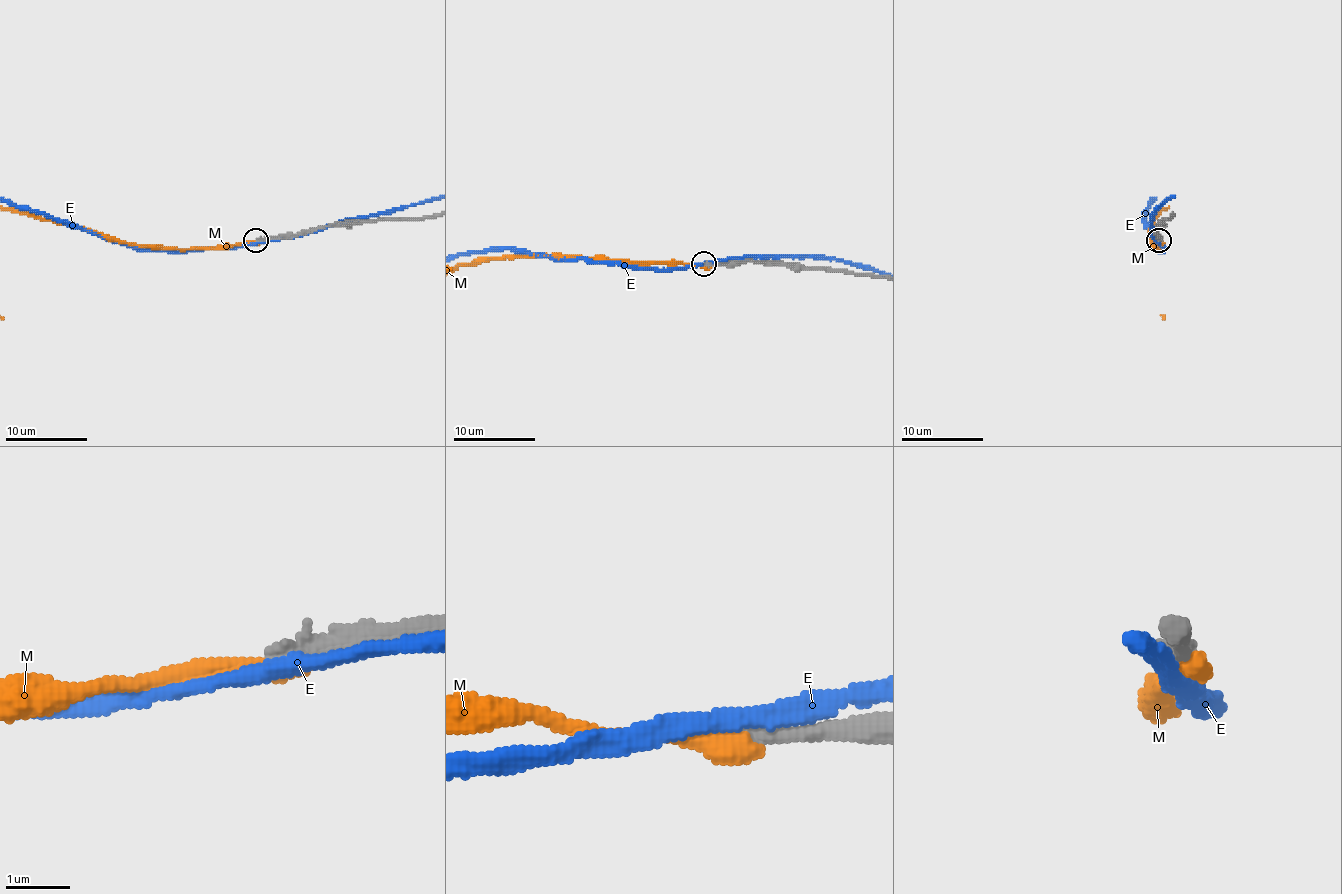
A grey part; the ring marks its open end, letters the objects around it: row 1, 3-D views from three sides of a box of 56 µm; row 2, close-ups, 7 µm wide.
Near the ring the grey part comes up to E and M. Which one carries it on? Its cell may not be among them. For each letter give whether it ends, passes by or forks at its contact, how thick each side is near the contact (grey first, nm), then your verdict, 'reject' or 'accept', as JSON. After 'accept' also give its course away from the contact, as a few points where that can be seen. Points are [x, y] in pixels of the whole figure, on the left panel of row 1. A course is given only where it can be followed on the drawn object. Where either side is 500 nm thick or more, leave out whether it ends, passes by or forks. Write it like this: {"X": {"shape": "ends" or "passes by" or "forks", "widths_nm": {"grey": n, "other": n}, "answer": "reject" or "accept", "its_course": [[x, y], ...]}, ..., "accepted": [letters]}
{"E": {"shape": "passes by", "widths_nm": {"grey": 400, "other": 280}, "answer": "reject"}, "M": {"shape": "ends", "widths_nm": {"grey": 360, "other": 380}, "answer": "reject"}, "accepted": []}

